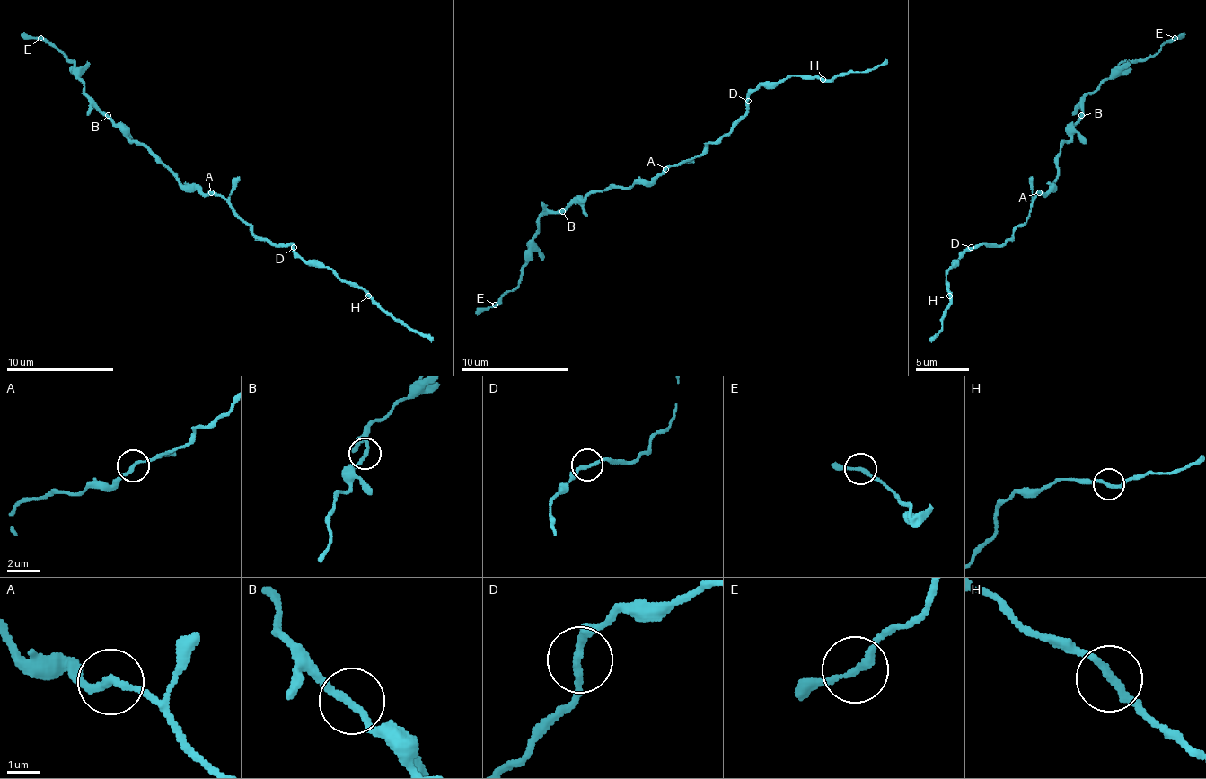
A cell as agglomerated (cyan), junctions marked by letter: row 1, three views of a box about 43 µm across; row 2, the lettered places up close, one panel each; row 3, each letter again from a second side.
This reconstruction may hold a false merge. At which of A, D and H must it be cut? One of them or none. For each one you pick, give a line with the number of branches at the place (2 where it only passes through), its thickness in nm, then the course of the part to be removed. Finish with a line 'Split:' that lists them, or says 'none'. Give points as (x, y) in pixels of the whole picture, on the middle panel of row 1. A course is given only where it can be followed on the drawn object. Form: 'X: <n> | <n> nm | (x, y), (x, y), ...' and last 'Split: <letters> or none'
A: 2 | 220 nm | (664, 168), (654, 179), (608, 187), (562, 211), (546, 211), (519, 283), (476, 315)
Split: A

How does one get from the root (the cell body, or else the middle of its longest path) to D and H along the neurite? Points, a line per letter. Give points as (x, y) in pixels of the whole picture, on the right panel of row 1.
D: (1038, 193), (1027, 220), (1014, 231), (1011, 239), (1003, 244), (971, 247)
H: (1038, 193), (1027, 220), (1014, 231), (1011, 239), (1003, 244), (971, 247), (949, 269), (946, 274), (949, 296)

